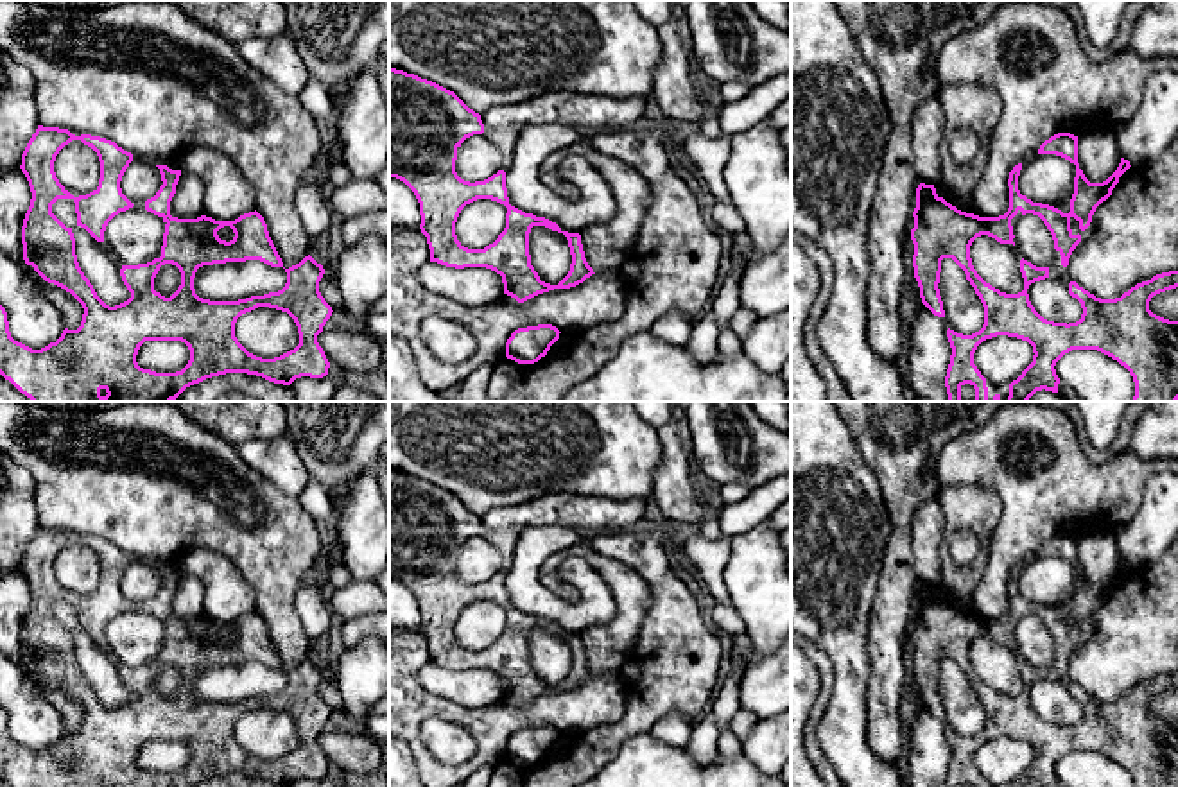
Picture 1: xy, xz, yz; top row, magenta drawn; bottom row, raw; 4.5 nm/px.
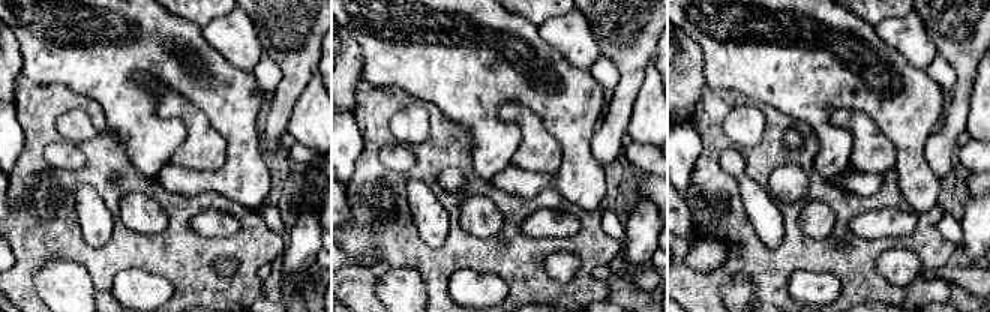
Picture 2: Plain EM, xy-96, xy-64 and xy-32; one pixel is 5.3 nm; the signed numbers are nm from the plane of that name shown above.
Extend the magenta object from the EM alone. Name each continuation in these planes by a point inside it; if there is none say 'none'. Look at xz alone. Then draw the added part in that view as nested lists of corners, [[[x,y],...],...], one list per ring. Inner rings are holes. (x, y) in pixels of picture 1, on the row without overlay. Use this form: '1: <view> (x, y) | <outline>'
1: xz (504, 540) | [[[484,527],[482,536],[502,552],[500,572],[507,574],[507,570],[511,568],[513,559],[515,559],[515,549],[516,549],[516,543],[524,531],[525,529],[522,529],[522,527],[506,527],[506,529],[498,529],[498,531]]]

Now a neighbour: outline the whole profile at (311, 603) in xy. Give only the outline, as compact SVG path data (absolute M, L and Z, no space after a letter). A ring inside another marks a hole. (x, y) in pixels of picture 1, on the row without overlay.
M305 581L296 593L294 606L312 644L328 633L332 620L330 590L330 584L319 586Z

